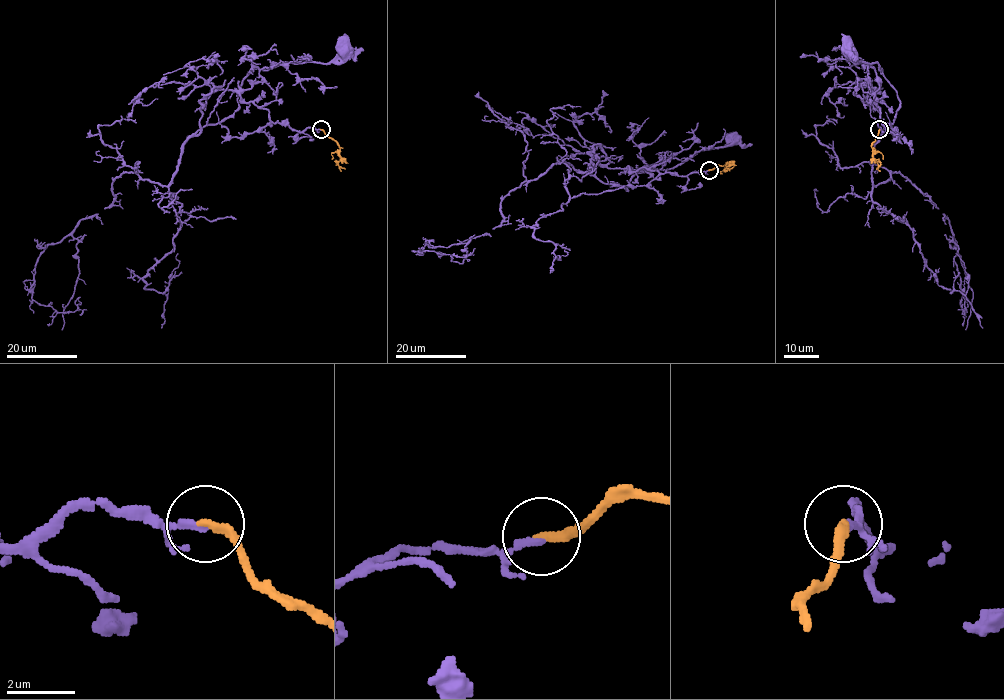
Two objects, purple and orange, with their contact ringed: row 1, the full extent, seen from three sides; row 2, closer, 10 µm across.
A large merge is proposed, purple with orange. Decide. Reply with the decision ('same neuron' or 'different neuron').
same neuron

